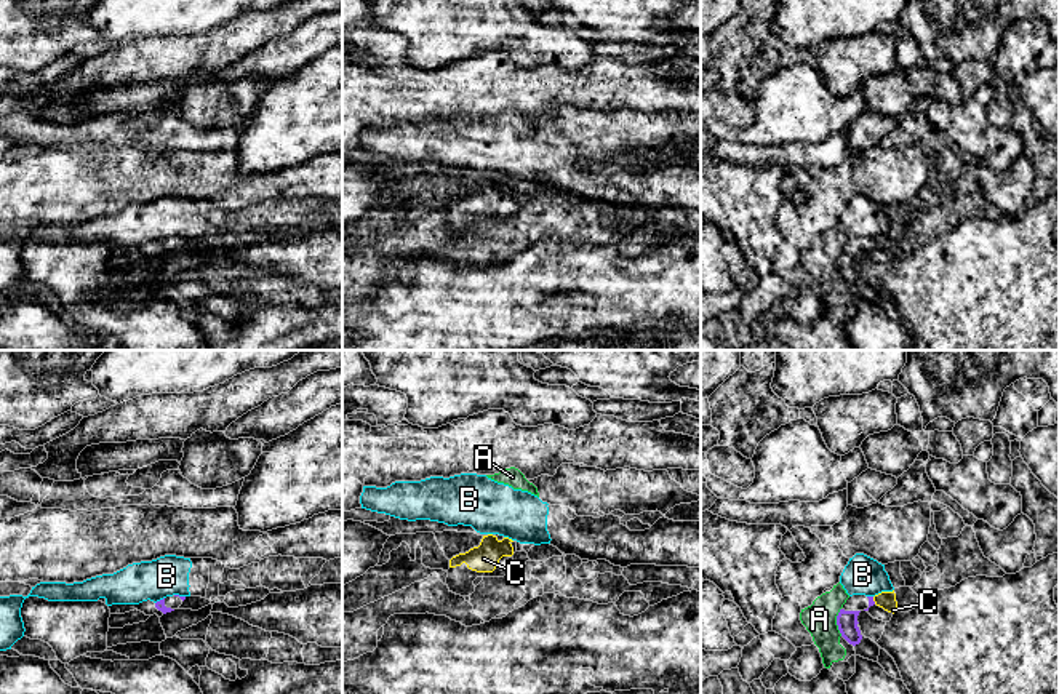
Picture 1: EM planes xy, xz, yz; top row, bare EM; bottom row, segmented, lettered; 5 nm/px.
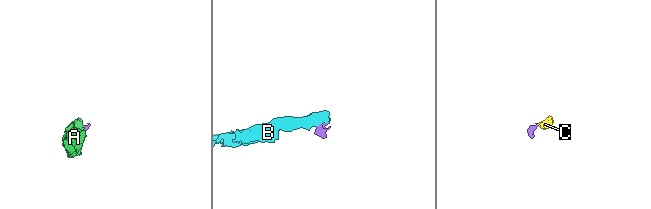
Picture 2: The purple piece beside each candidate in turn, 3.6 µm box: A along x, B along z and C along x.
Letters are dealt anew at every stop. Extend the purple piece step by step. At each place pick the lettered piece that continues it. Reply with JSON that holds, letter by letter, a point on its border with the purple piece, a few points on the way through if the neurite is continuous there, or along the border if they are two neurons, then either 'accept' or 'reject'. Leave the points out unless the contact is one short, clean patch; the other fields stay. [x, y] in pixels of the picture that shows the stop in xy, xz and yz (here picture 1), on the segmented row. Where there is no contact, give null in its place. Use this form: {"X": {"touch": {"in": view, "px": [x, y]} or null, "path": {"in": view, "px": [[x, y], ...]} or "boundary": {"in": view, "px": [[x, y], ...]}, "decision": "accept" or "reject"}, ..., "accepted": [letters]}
{"A": {"touch": {"in": "yz", "px": [837, 622]}, "boundary": {"in": "yz", "px": [[840, 608], [837, 629], [842, 635]]}, "decision": "reject"}, "B": {"touch": {"in": "xy", "px": [178, 595]}, "boundary": {"in": "xy", "px": [[175, 594], [184, 597]]}, "decision": "reject"}, "C": {"touch": {"in": "yz", "px": [872, 600]}, "path": {"in": "yz", "px": [[871, 598], [872, 600], [887, 600]]}, "decision": "accept"}, "accepted": ["C"]}

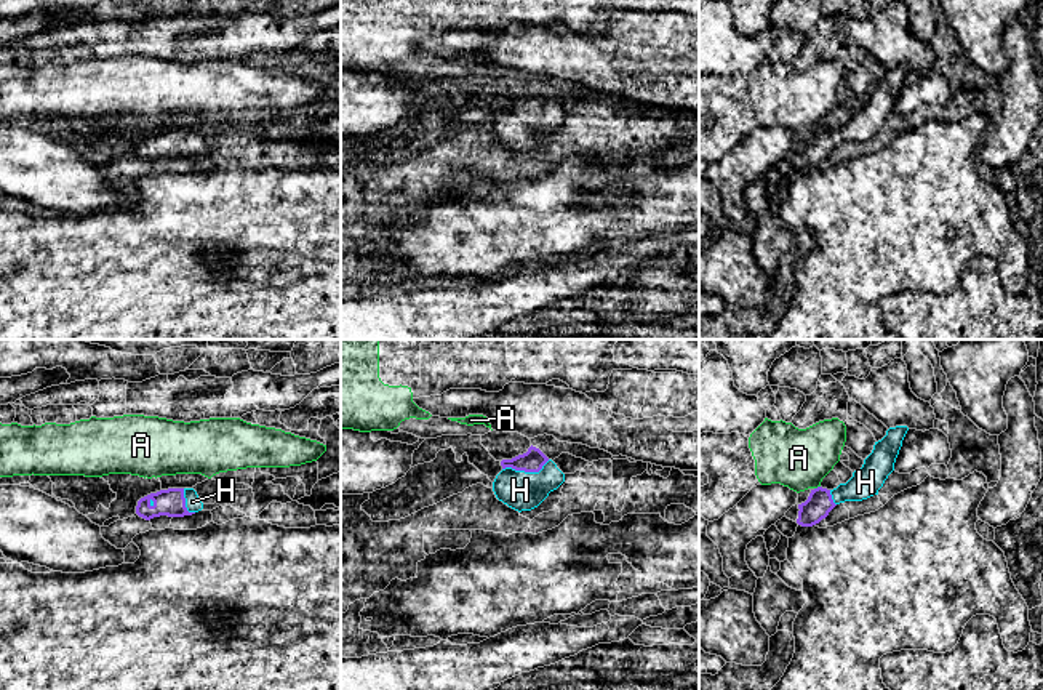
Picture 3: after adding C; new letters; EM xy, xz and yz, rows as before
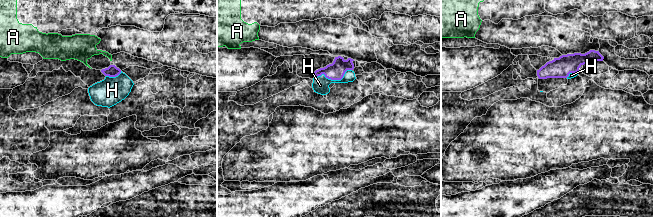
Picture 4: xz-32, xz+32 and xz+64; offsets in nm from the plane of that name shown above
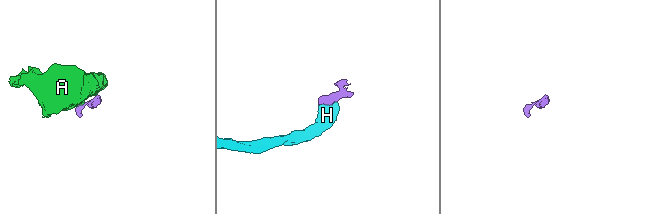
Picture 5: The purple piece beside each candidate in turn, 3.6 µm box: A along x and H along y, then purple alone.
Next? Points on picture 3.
{"A": {"touch": {"in": "yz", "px": [818, 487]}, "boundary": {"in": "yz", "px": [[819, 485], [815, 489]]}, "decision": "reject"}, "H": {"touch": {"in": "xz", "px": [525, 471]}, "path": {"in": "xz", "px": [[533, 460], [525, 471], [525, 482], [520, 490]]}, "decision": "accept"}, "accepted": ["H"]}

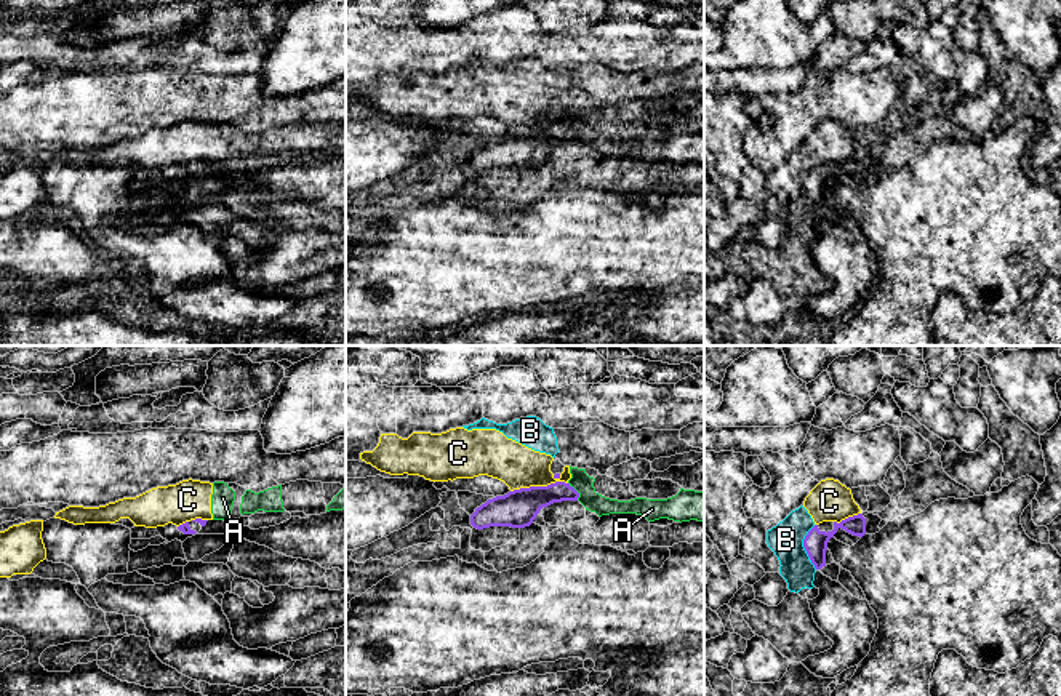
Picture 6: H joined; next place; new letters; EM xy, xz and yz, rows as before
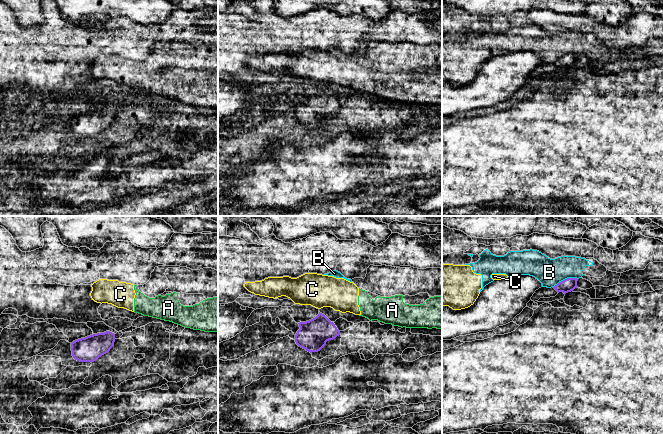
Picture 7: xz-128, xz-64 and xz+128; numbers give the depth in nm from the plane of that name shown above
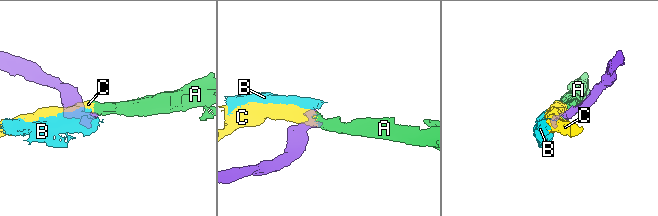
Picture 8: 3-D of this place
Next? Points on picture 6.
{"A": {"touch": {"in": "xz", "px": [576, 492]}, "boundary": {"in": "xz", "px": [[568, 482], [578, 493], [578, 500]]}, "decision": "reject"}, "B": {"touch": {"in": "yz", "px": [804, 546]}, "boundary": {"in": "yz", "px": [[813, 525], [804, 540], [804, 549], [816, 568]]}, "decision": "reject"}, "C": {"touch": {"in": "xz", "px": [538, 487]}, "boundary": {"in": "xz", "px": [[567, 482], [520, 487], [511, 492]]}, "decision": "reject"}, "accepted": []}

